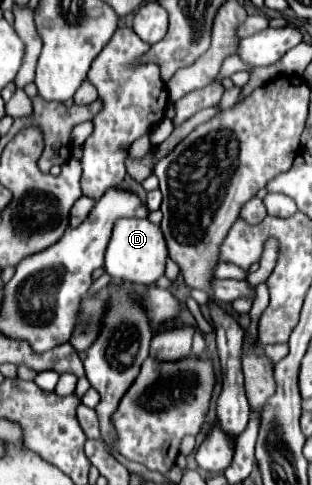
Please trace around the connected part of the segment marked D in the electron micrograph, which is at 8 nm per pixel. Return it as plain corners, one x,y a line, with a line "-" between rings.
137,217
119,219
115,223
115,229
105,253
105,269
117,281
153,285
159,277
165,275
167,257
169,257
167,243
159,225
153,225
149,219
137,219

